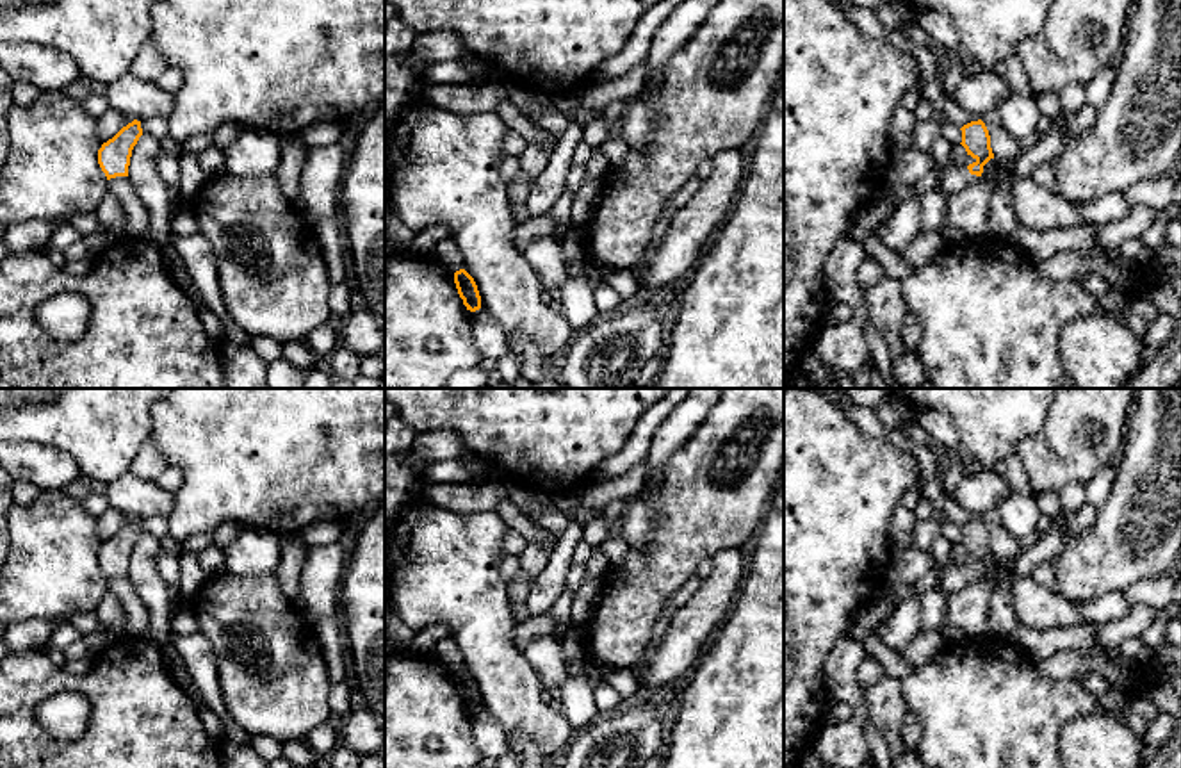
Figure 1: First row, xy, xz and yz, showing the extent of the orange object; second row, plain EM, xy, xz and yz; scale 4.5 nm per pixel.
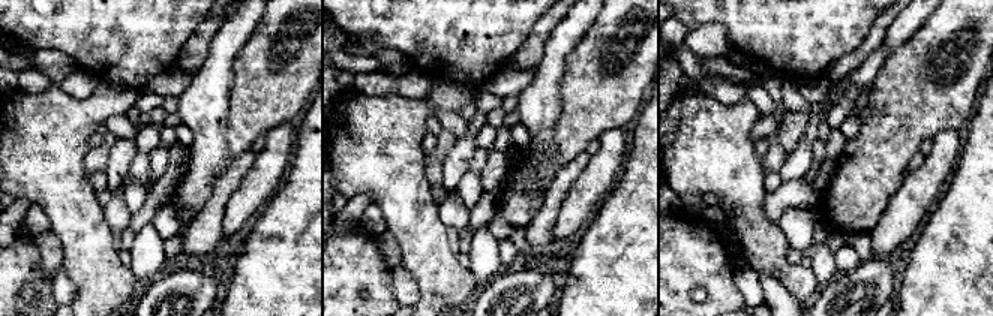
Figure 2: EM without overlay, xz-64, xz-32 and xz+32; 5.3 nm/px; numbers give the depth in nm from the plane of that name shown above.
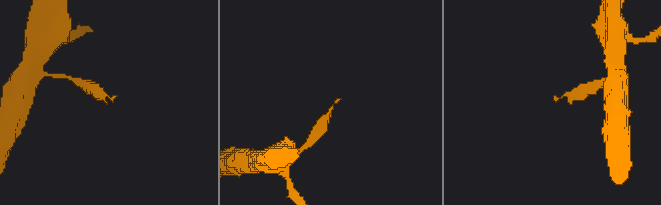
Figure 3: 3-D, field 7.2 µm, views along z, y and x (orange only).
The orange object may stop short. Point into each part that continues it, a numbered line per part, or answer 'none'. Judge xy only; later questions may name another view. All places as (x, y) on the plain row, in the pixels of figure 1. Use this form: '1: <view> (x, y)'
none

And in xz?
none

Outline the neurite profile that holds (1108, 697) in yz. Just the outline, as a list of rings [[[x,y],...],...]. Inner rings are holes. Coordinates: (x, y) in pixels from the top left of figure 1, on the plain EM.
[[[1085,674],[1079,682],[1090,691],[1095,700],[1108,709],[1122,711],[1126,707],[1126,697],[1122,691],[1112,688],[1103,675]]]

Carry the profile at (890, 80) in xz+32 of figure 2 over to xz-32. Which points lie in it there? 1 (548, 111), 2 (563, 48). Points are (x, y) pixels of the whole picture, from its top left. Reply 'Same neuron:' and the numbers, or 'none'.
Same neuron: none

